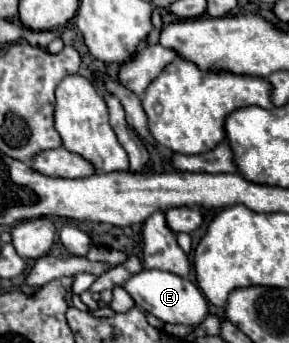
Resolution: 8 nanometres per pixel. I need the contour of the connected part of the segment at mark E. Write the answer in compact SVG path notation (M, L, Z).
M142 269L134 277L130 277L122 287L132 295L132 299L142 311L158 317L164 323L178 323L178 325L194 327L200 321L204 321L204 317L208 315L208 301L202 295L202 291L192 281L182 279L174 273L166 273L158 269Z

